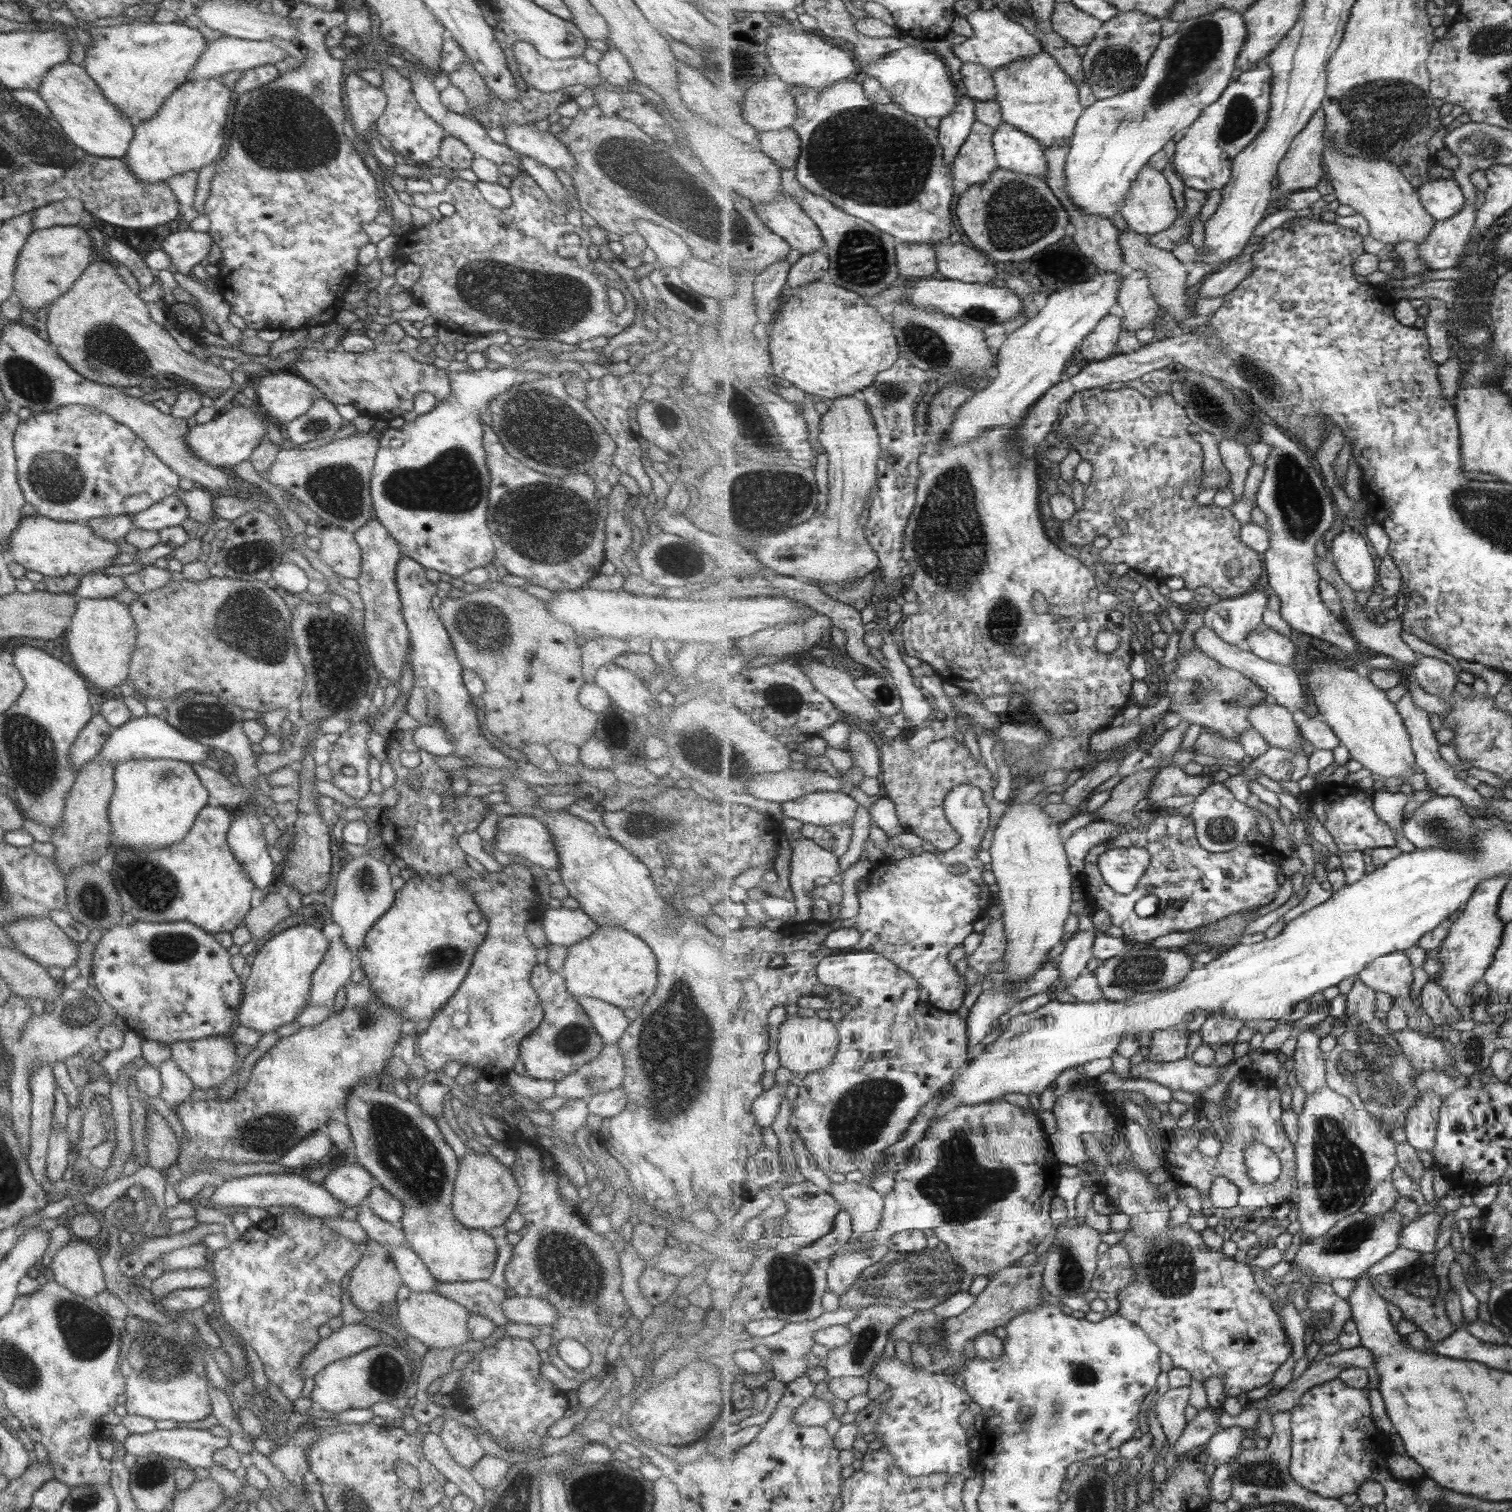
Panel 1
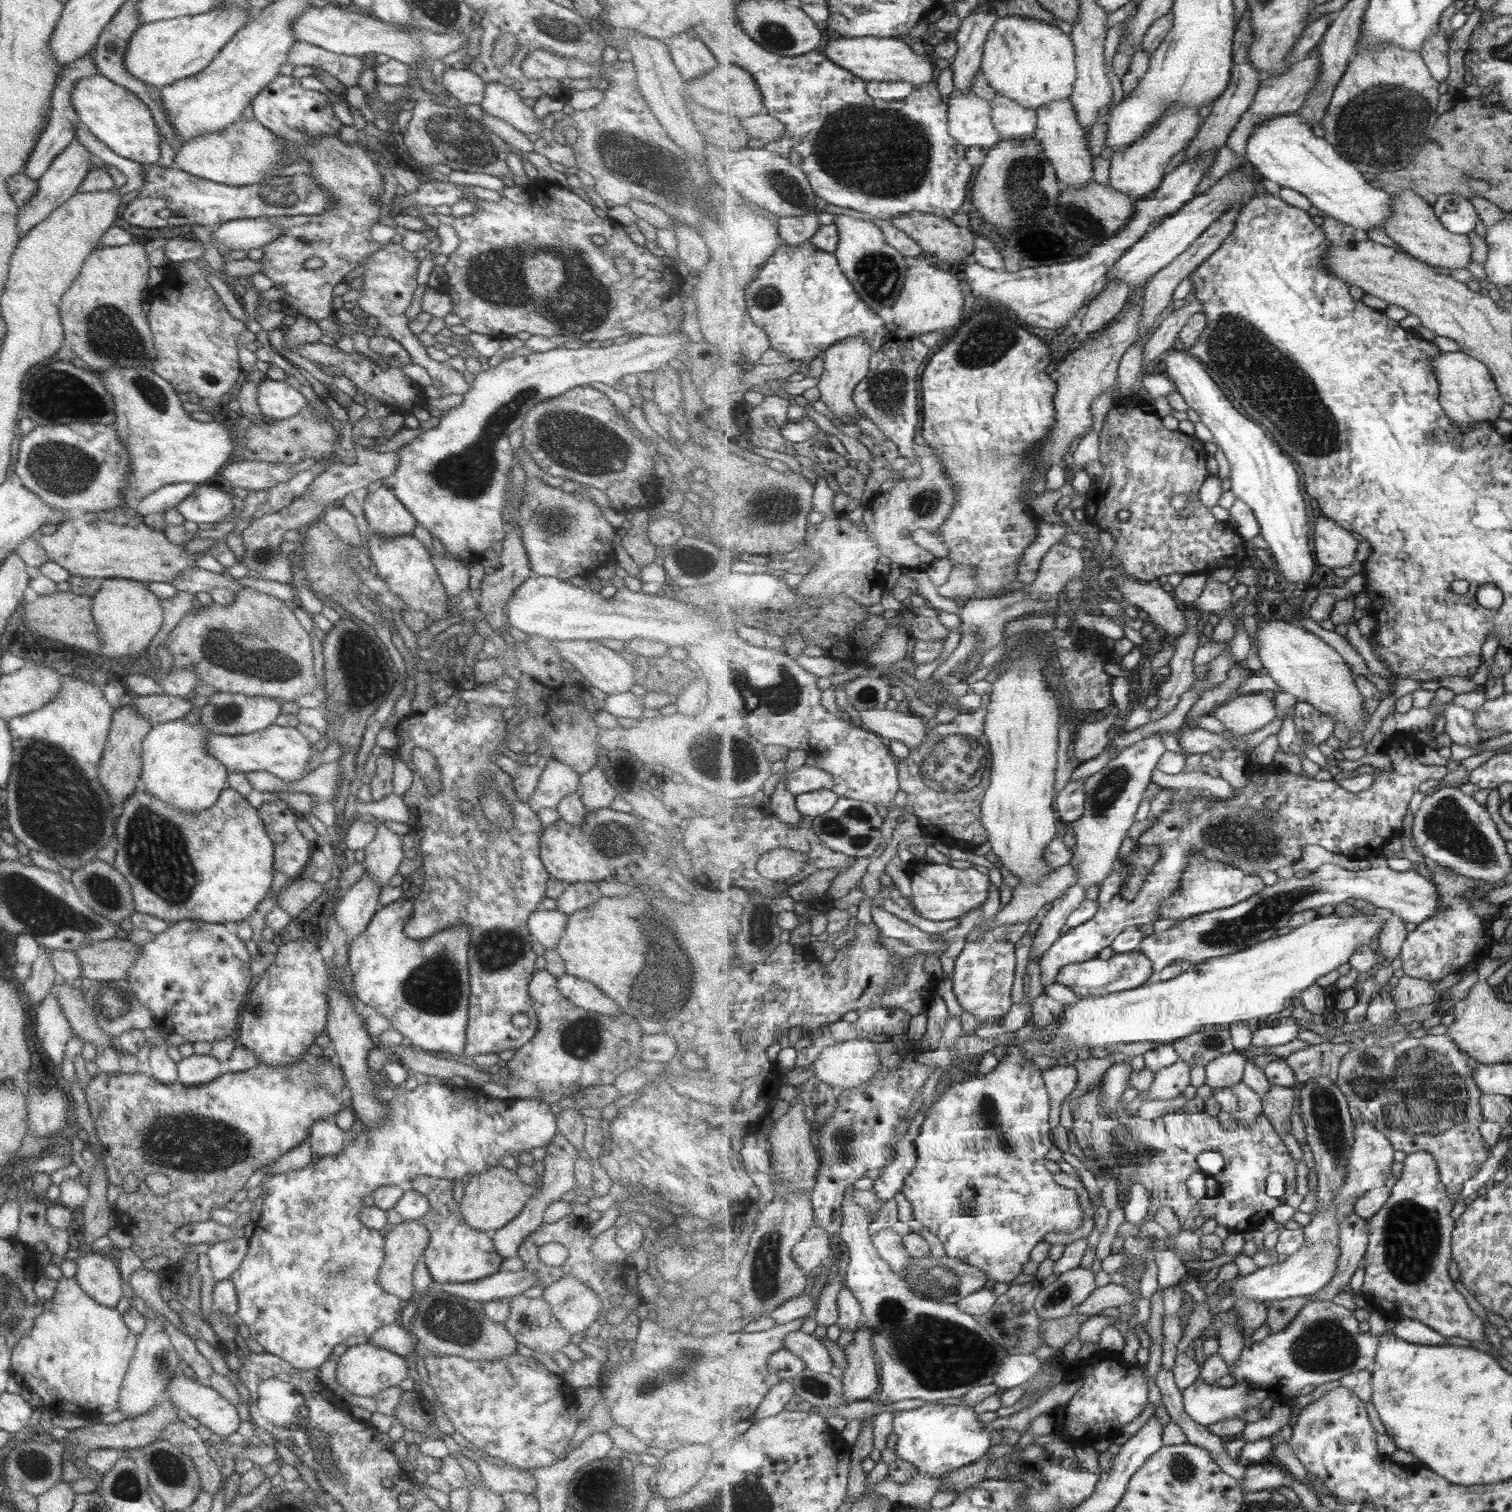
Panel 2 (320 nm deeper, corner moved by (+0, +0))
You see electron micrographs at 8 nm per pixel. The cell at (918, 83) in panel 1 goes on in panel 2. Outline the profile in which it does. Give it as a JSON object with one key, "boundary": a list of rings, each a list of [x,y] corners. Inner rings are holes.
{"boundary":[[[867,36],[863,38],[847,38],[839,37],[837,40],[831,40],[824,46],[824,54],[829,60],[835,61],[835,64],[842,65],[843,68],[855,73],[855,76],[863,77],[866,81],[907,81],[912,82],[914,87],[921,87],[933,80],[933,72],[935,72],[934,59],[931,52],[925,52],[917,55],[913,52],[913,48],[909,45],[909,41],[897,38],[877,38],[875,36]]]}

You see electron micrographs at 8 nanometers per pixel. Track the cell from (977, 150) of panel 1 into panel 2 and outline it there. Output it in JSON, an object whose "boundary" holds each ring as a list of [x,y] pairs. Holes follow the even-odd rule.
{"boundary":[[[954,89],[948,99],[948,119],[951,136],[967,148],[979,146],[993,149],[1002,140],[992,119],[991,101],[972,89]]]}

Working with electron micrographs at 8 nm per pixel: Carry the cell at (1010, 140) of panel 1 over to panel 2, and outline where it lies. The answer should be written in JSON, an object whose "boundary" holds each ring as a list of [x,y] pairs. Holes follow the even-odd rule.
{"boundary":[[[999,94],[990,105],[995,128],[1001,133],[1002,140],[1024,139],[1037,130],[1038,112],[1035,109]]]}

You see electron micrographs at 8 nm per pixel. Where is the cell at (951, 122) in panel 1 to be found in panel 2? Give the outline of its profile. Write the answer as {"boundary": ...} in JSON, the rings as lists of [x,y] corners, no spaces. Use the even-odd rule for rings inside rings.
{"boundary":[[[979,5],[967,18],[961,20],[961,25],[957,29],[955,41],[958,43],[957,54],[953,57],[951,68],[953,70],[954,89],[963,89],[968,91],[973,86],[975,75],[982,70],[982,60],[984,57],[984,48],[986,47],[987,37],[1000,16],[987,5]]]}

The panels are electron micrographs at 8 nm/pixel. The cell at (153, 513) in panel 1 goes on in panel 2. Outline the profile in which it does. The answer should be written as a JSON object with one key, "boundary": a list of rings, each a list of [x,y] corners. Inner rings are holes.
{"boundary":[[[213,482],[199,484],[175,508],[184,520],[190,520],[197,525],[220,522],[232,511],[233,505],[227,488]]]}

